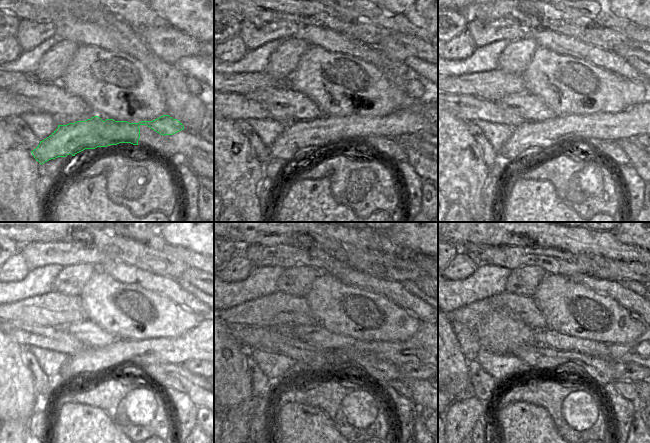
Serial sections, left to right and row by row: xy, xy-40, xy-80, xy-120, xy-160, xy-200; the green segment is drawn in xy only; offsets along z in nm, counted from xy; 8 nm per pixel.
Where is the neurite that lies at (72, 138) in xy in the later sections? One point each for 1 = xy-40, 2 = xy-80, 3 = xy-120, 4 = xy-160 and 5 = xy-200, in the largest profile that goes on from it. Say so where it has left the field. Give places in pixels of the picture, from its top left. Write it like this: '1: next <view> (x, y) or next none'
1: next xy-40 (298, 137)
2: next xy-80 (641, 119)
3: next xy-120 (193, 344)
4: next xy-160 (417, 349)
5: next xy-200 (641, 351)

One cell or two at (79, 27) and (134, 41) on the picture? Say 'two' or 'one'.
two

